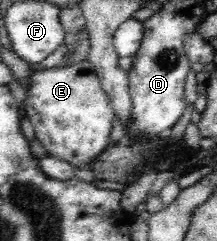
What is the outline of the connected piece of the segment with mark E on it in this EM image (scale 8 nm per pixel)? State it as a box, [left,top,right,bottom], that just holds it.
[25,60,115,173]

